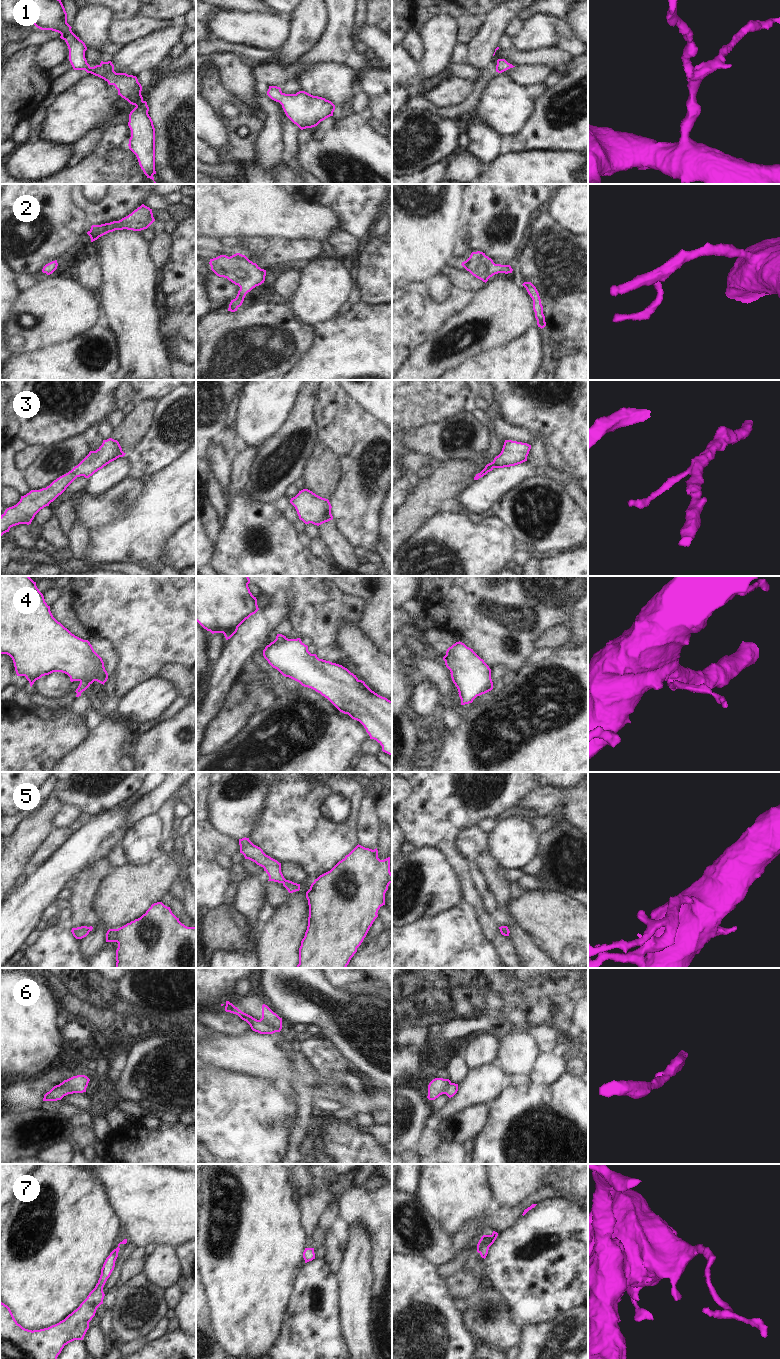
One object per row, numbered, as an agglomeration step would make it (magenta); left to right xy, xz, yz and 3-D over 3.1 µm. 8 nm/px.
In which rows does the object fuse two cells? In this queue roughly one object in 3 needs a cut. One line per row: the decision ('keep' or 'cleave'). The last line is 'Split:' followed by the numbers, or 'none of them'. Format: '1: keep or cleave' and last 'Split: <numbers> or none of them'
1: keep
2: keep
3: keep
4: cleave
5: keep
6: cleave
7: keep
Split: 4, 6

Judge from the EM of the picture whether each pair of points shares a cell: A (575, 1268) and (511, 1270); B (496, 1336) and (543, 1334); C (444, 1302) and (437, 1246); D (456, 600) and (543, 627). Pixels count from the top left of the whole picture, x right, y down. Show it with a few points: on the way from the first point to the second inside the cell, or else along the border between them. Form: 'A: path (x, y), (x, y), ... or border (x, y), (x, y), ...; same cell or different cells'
A: path (559, 1268), (527, 1268); same cell
B: border (521, 1330), (520, 1345); different cells
C: border (416, 1254), (437, 1266); different cells
D: path (478, 608), (490, 613), (506, 613), (521, 628); same cell

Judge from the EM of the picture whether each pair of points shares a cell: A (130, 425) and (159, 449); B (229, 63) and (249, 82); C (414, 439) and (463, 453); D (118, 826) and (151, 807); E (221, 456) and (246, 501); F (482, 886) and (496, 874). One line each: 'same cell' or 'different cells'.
A: different cells
B: same cell
C: same cell
D: different cells
E: same cell
F: different cells

